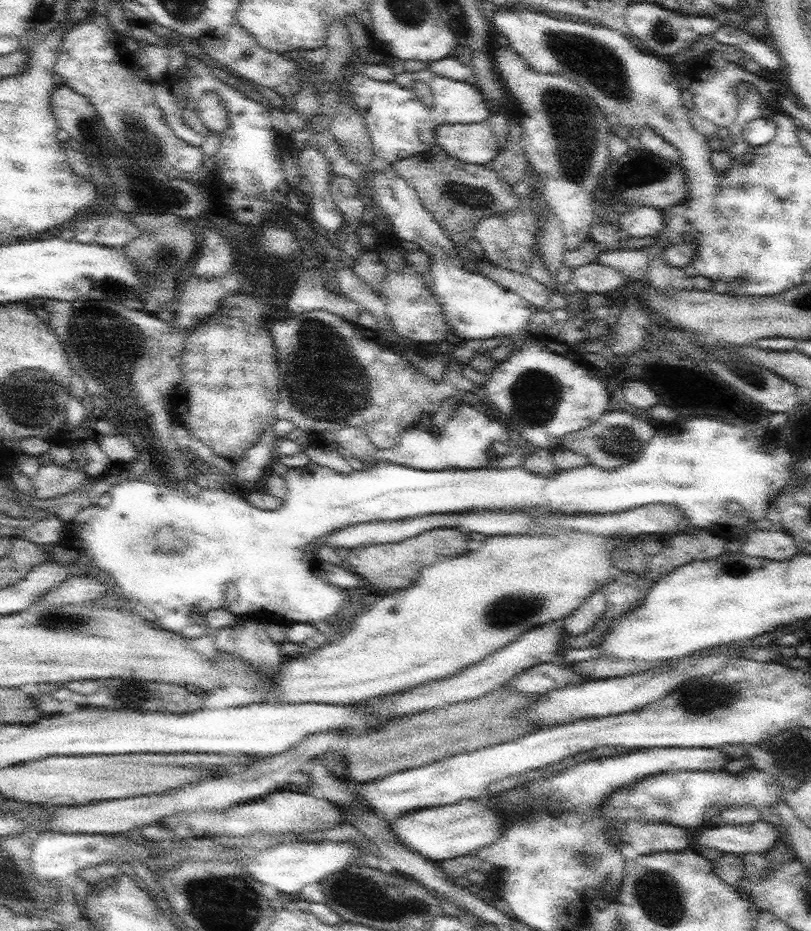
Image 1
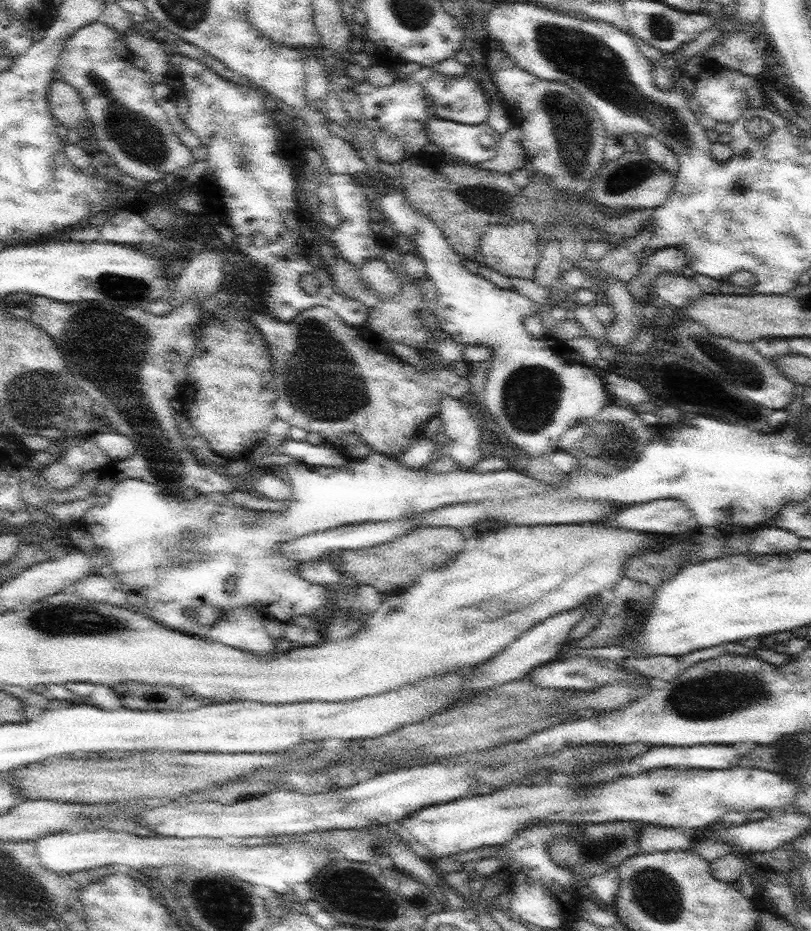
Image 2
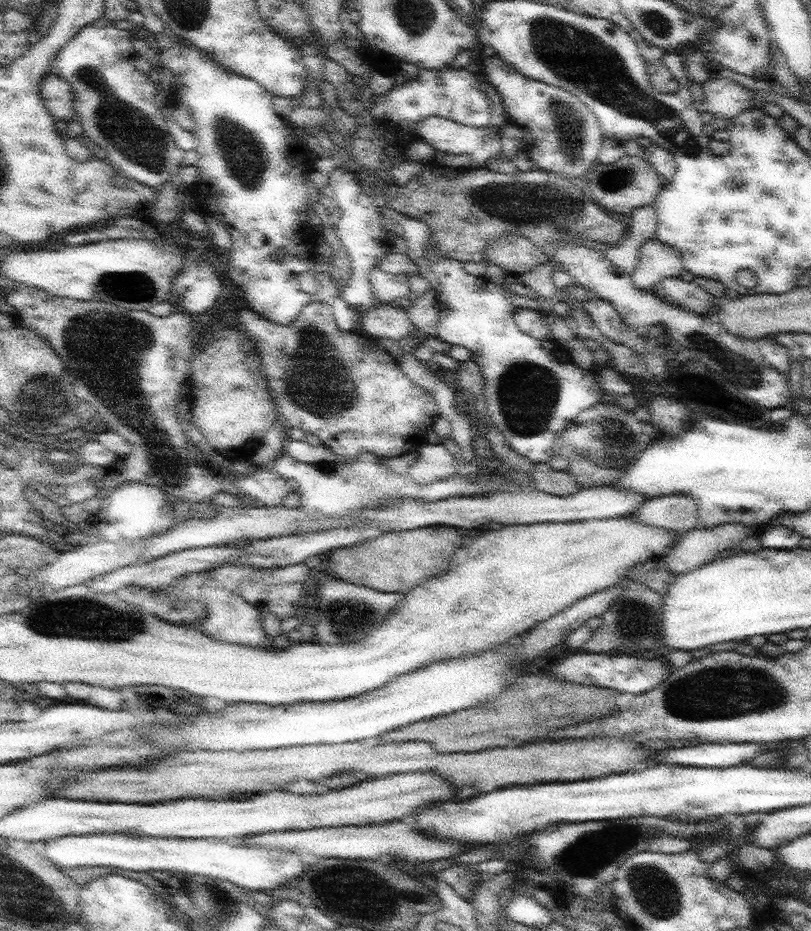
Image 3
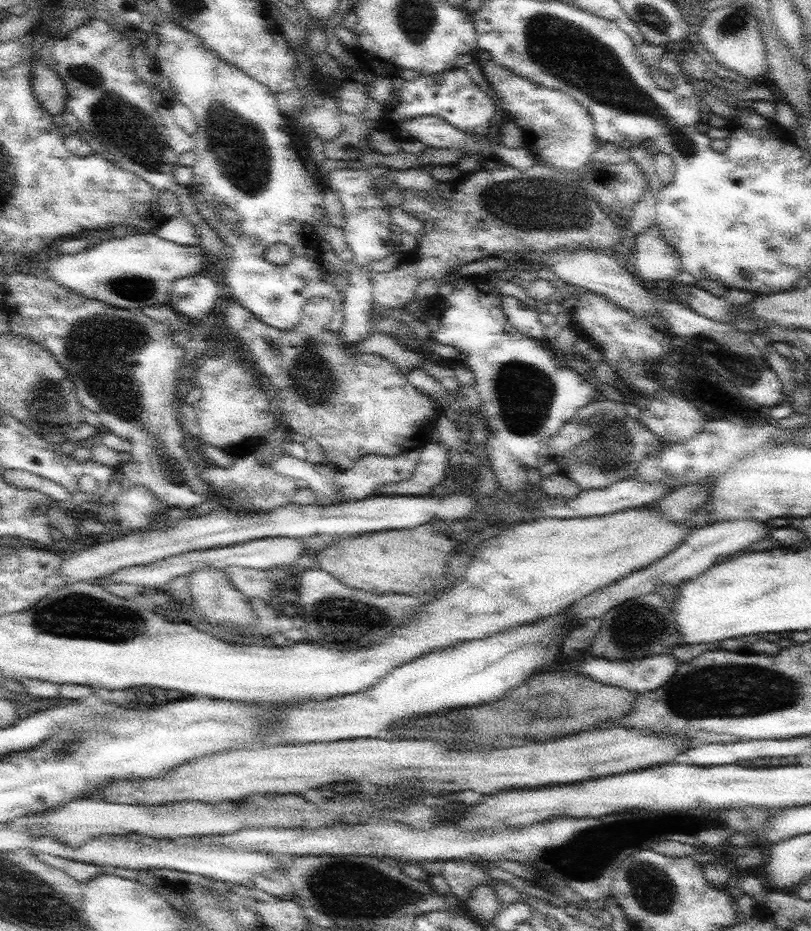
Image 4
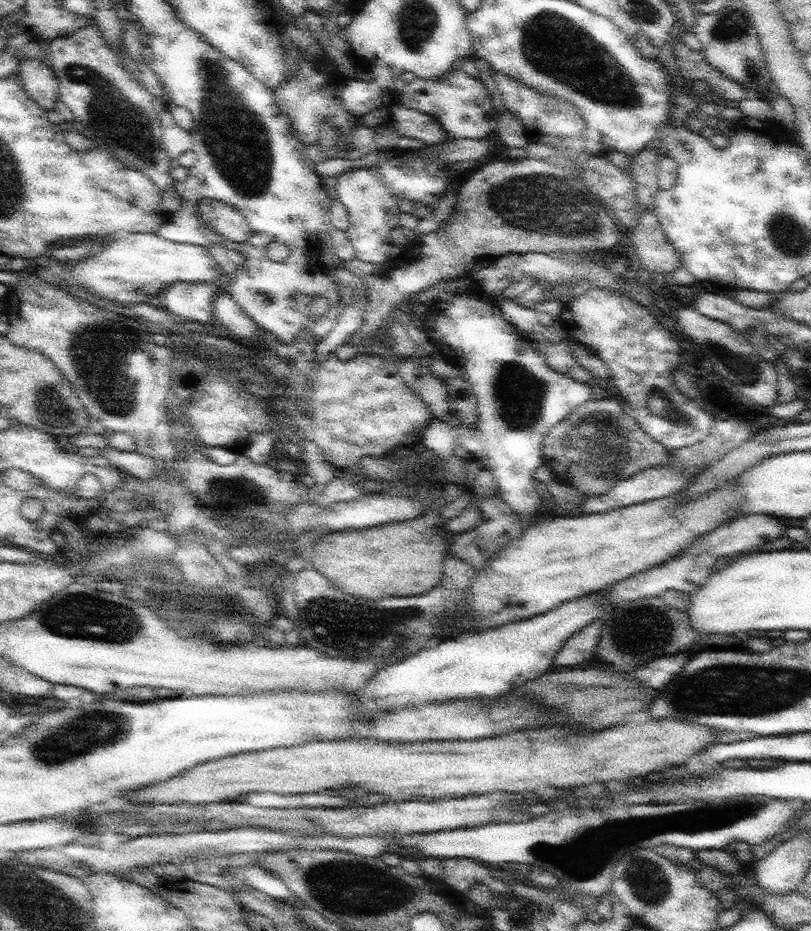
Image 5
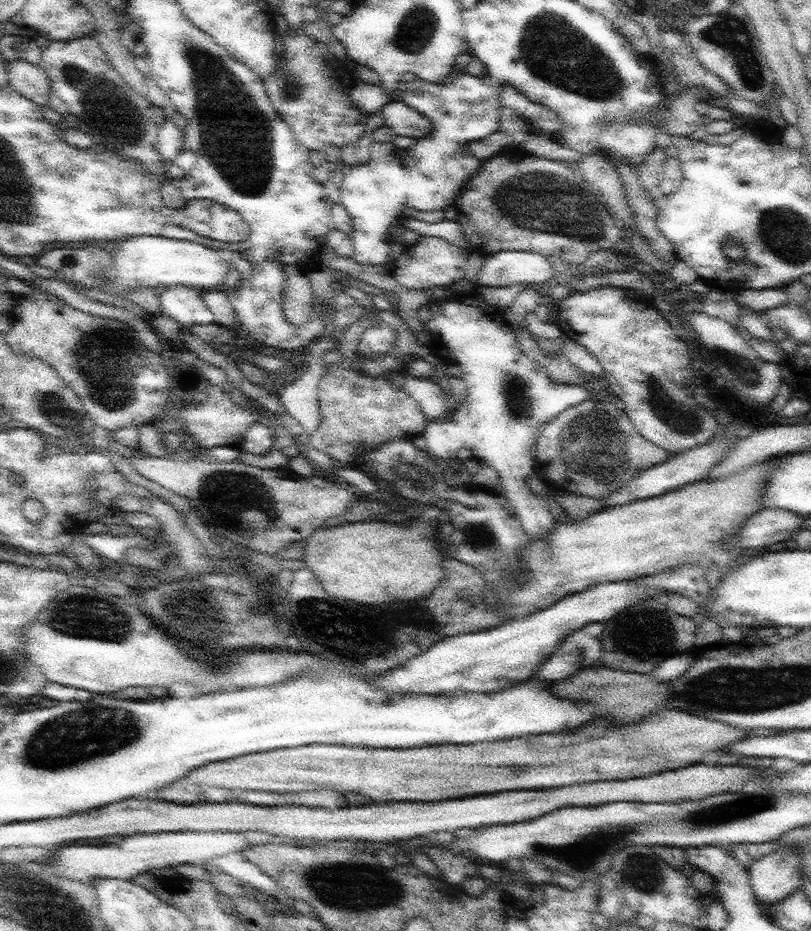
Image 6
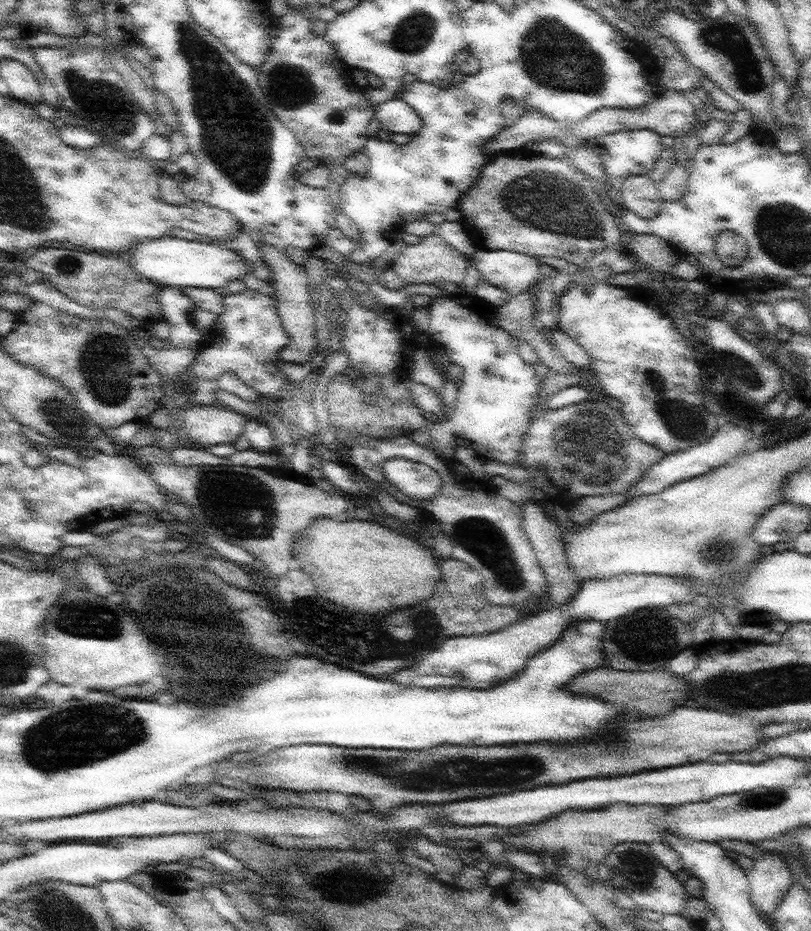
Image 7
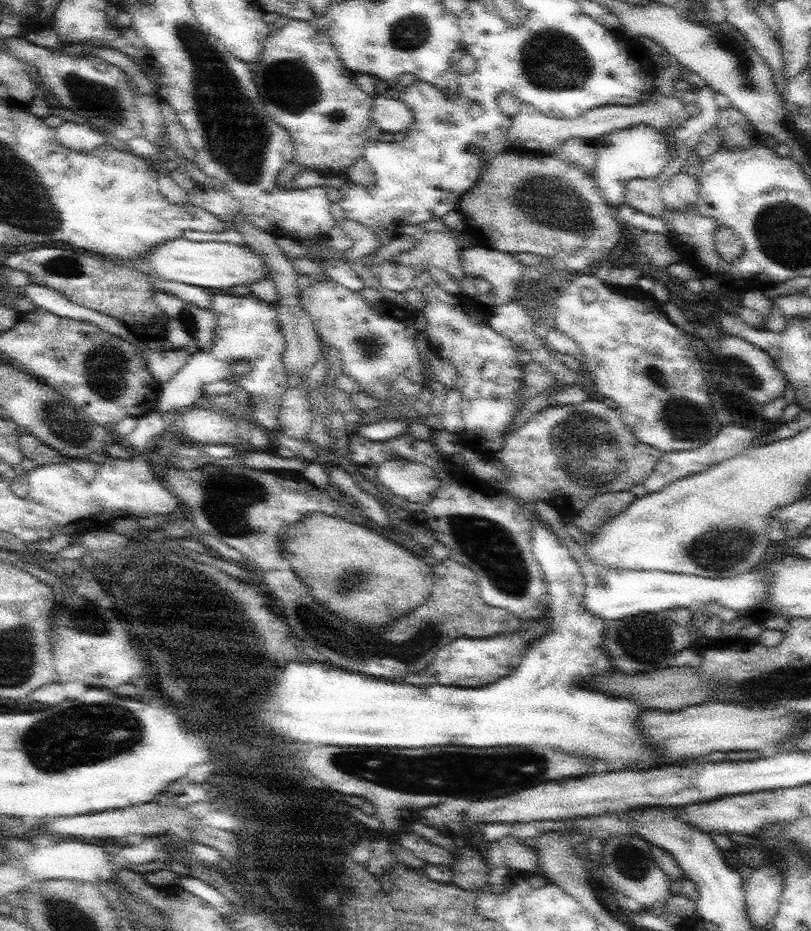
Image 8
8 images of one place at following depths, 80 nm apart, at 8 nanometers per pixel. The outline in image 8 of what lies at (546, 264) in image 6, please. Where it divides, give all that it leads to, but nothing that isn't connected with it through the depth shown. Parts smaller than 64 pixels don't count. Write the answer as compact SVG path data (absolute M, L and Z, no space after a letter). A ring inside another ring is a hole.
M482 245L462 249L461 265L466 276L471 275L476 279L484 278L491 284L492 288L488 294L477 295L474 300L479 301L480 305L486 308L493 309L514 300L514 295L521 287L522 272L527 267L522 265L510 252L500 252Z

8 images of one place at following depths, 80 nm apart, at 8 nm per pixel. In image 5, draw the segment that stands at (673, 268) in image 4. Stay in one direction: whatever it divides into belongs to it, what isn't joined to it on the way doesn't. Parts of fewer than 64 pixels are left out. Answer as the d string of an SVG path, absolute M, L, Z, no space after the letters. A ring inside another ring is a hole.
M646 210L629 237L637 248L642 266L654 273L672 274L681 265L681 254L664 234L655 212Z

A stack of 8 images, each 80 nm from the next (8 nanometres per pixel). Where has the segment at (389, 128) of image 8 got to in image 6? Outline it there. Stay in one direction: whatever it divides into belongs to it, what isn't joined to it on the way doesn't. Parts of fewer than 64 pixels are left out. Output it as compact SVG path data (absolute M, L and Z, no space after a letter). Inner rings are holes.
M391 101L385 104L380 113L384 125L395 130L397 136L424 138L431 133L432 123L417 108L408 106L404 101Z

